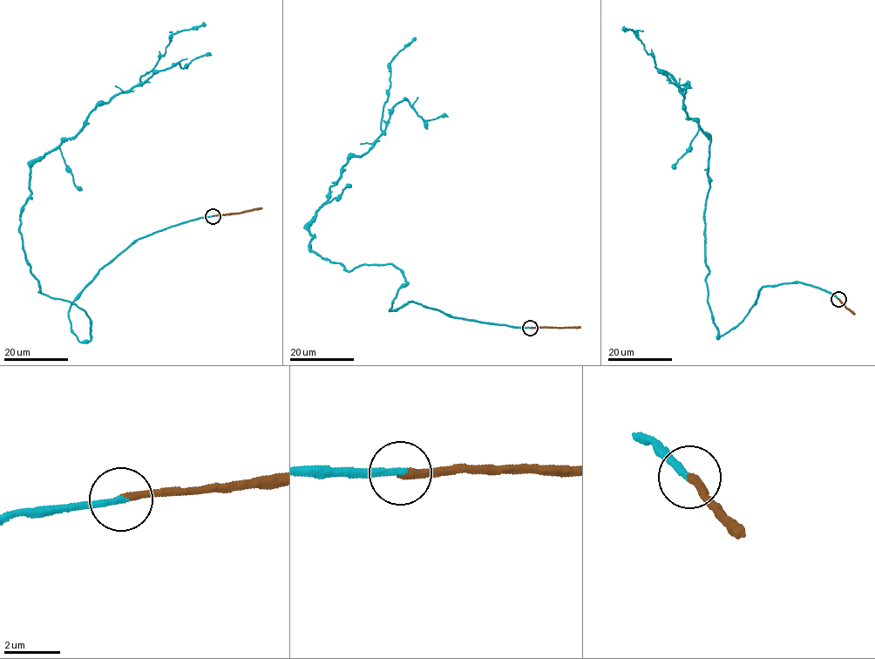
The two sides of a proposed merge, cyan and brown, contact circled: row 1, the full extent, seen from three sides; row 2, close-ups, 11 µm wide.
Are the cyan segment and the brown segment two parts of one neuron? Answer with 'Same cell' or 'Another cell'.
Same cell

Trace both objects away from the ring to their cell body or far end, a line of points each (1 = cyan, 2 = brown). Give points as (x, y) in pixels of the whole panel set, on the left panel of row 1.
1: (212, 216), (100, 268), (68, 313), (84, 341), (87, 314), (44, 294), (19, 230), (30, 166), (206, 24)
2: (212, 216), (261, 207)

